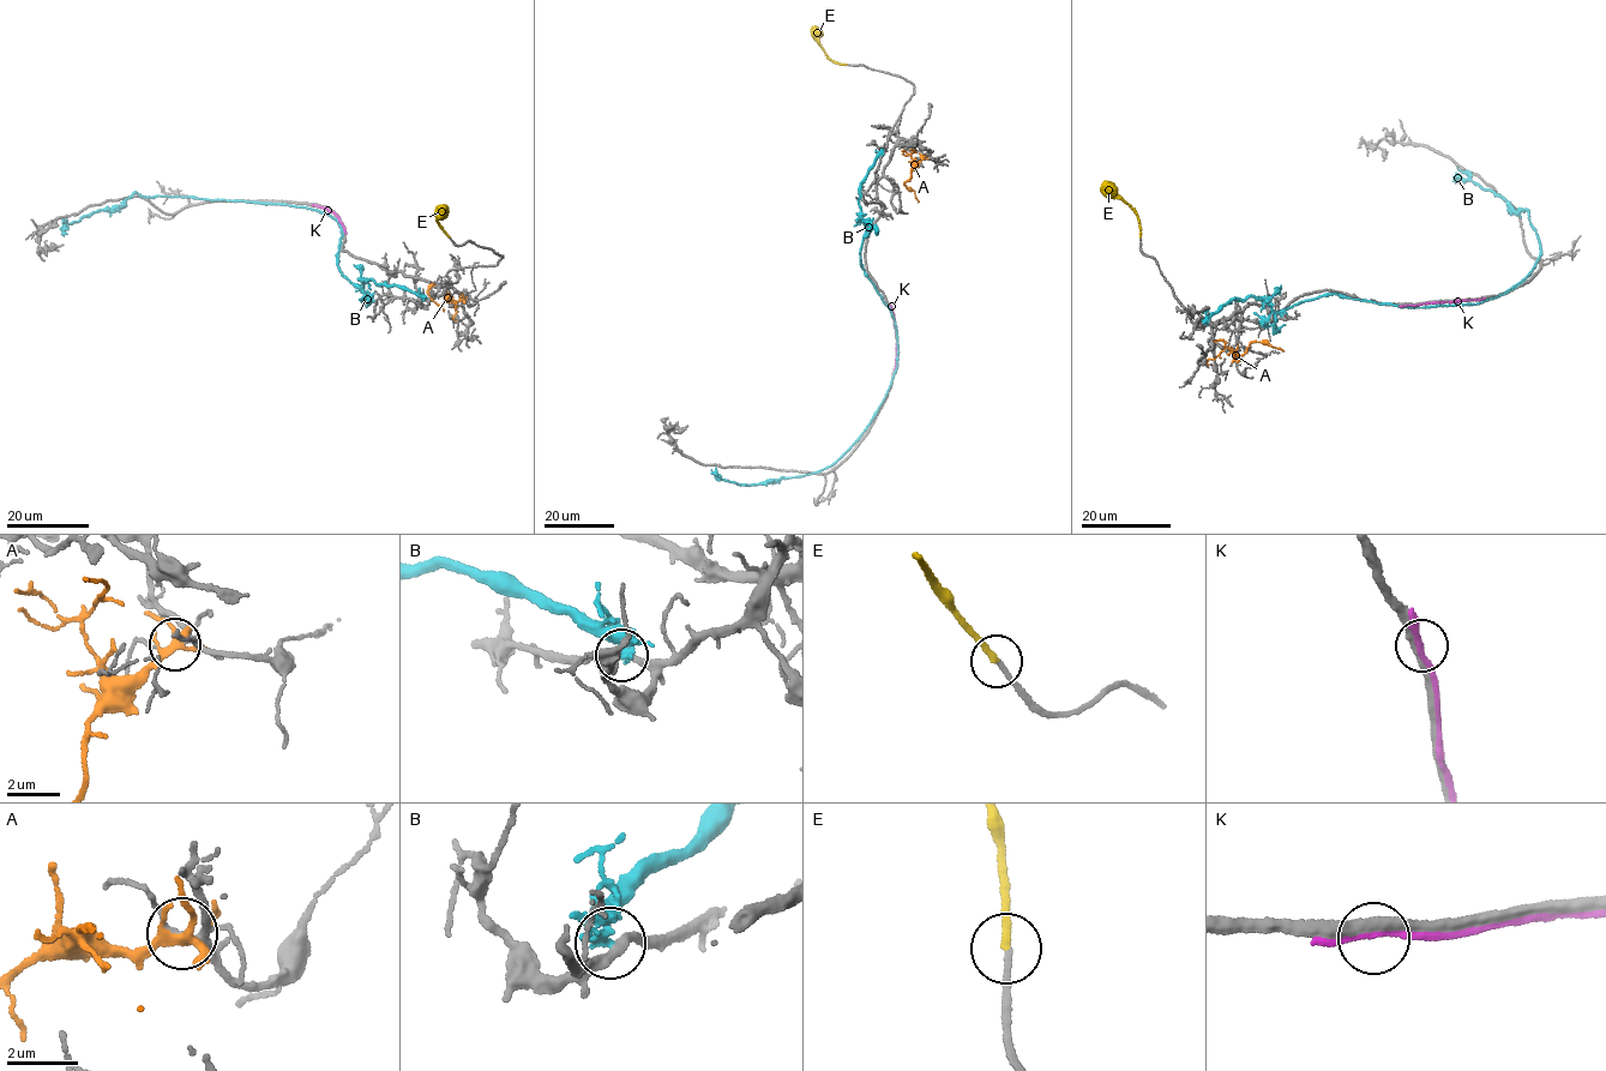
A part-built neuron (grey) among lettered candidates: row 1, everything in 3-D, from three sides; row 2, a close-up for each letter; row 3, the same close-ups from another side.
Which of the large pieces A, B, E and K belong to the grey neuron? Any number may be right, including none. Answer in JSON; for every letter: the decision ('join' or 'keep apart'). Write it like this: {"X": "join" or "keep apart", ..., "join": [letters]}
{"A": "keep apart", "B": "keep apart", "E": "join", "K": "keep apart", "join": ["E"]}

